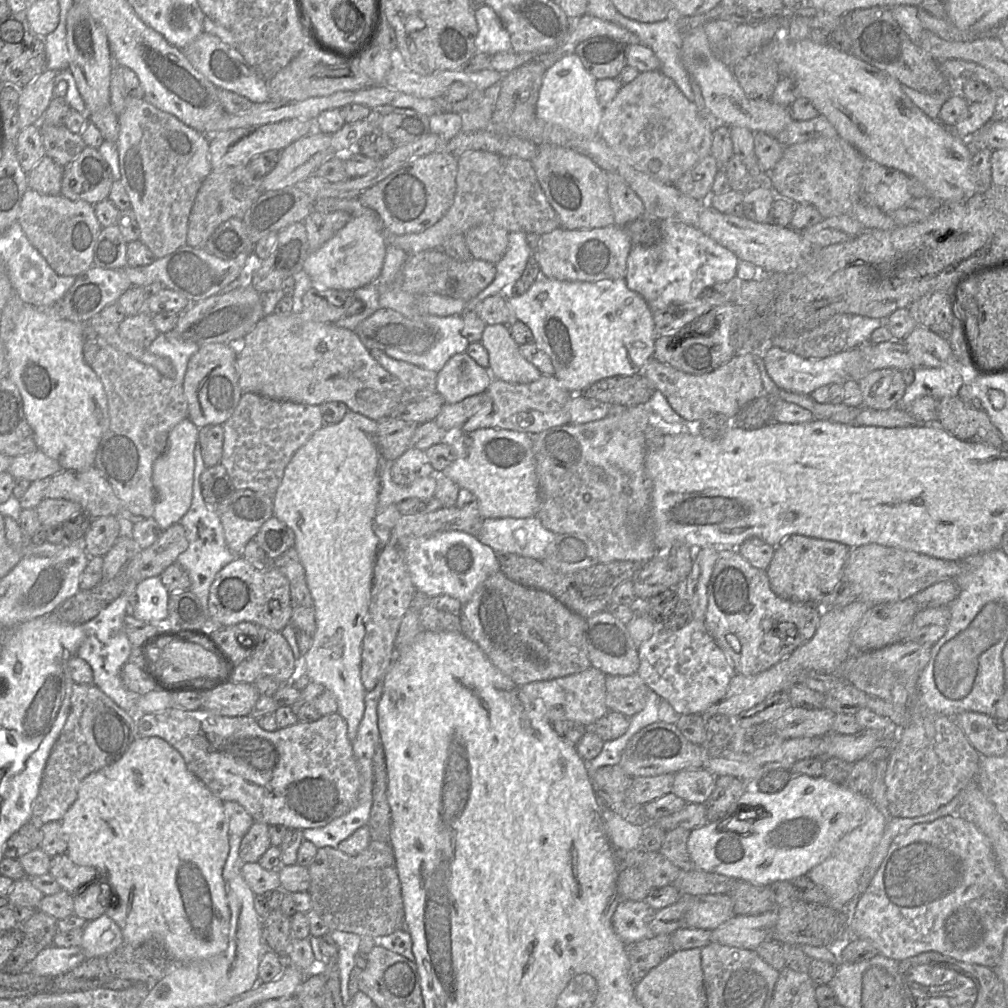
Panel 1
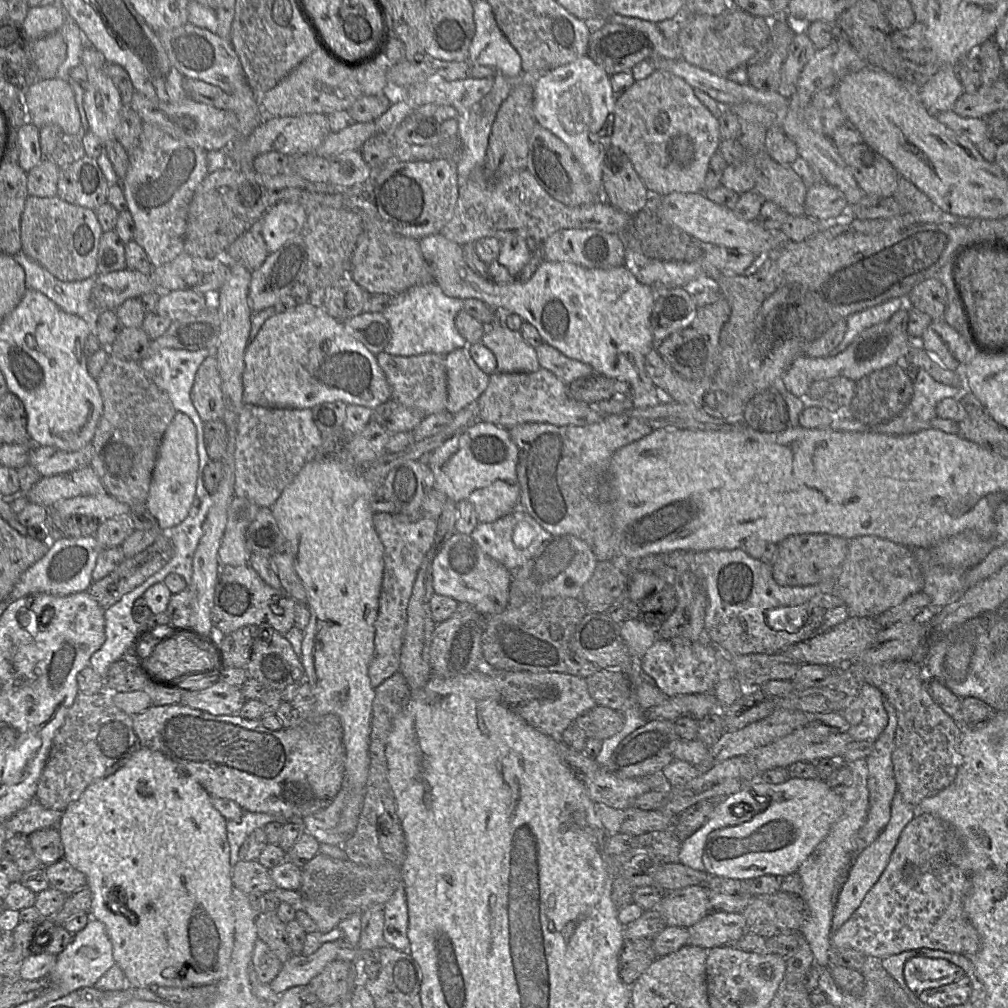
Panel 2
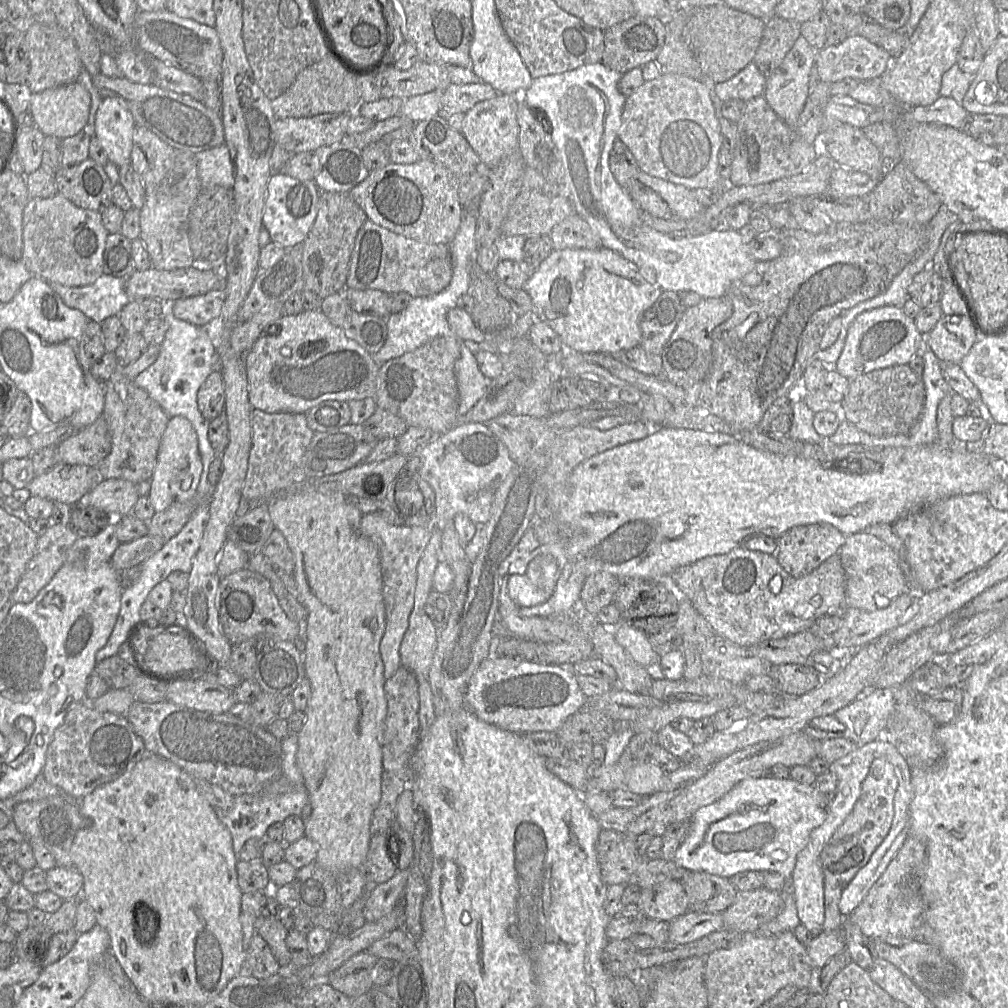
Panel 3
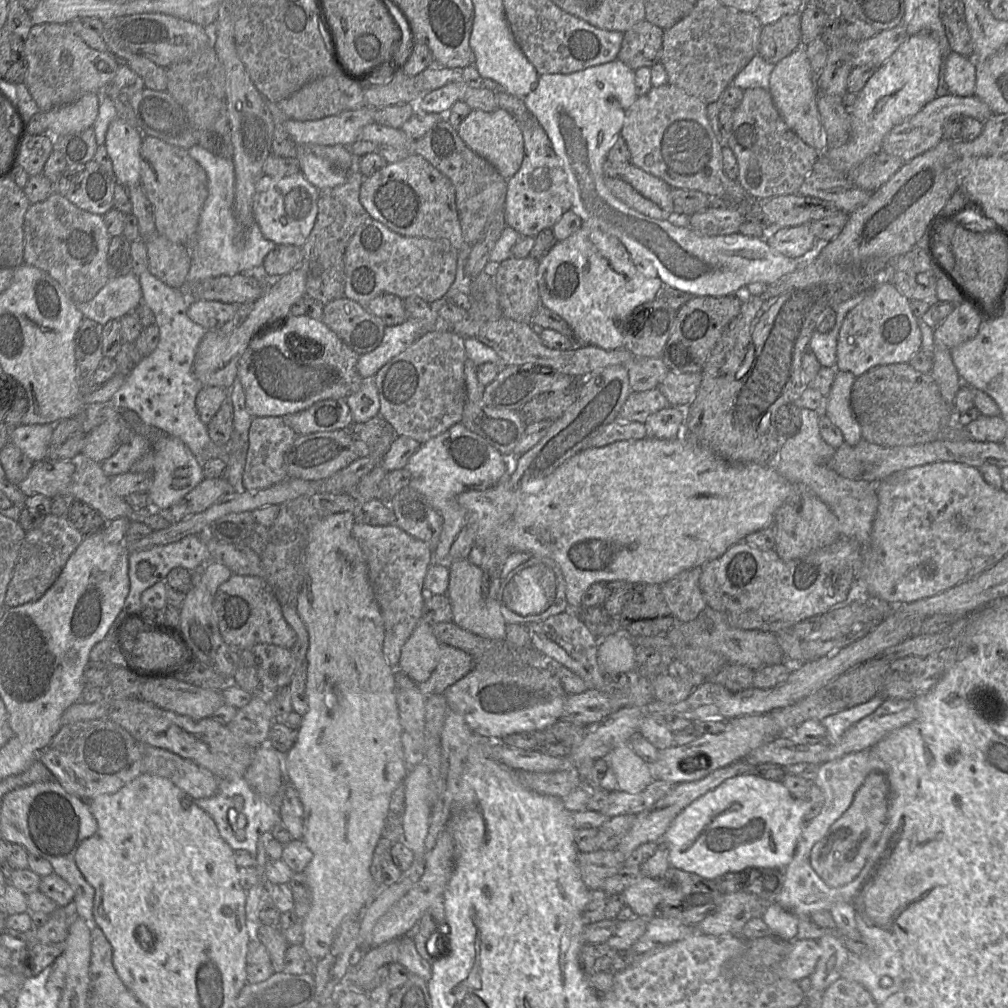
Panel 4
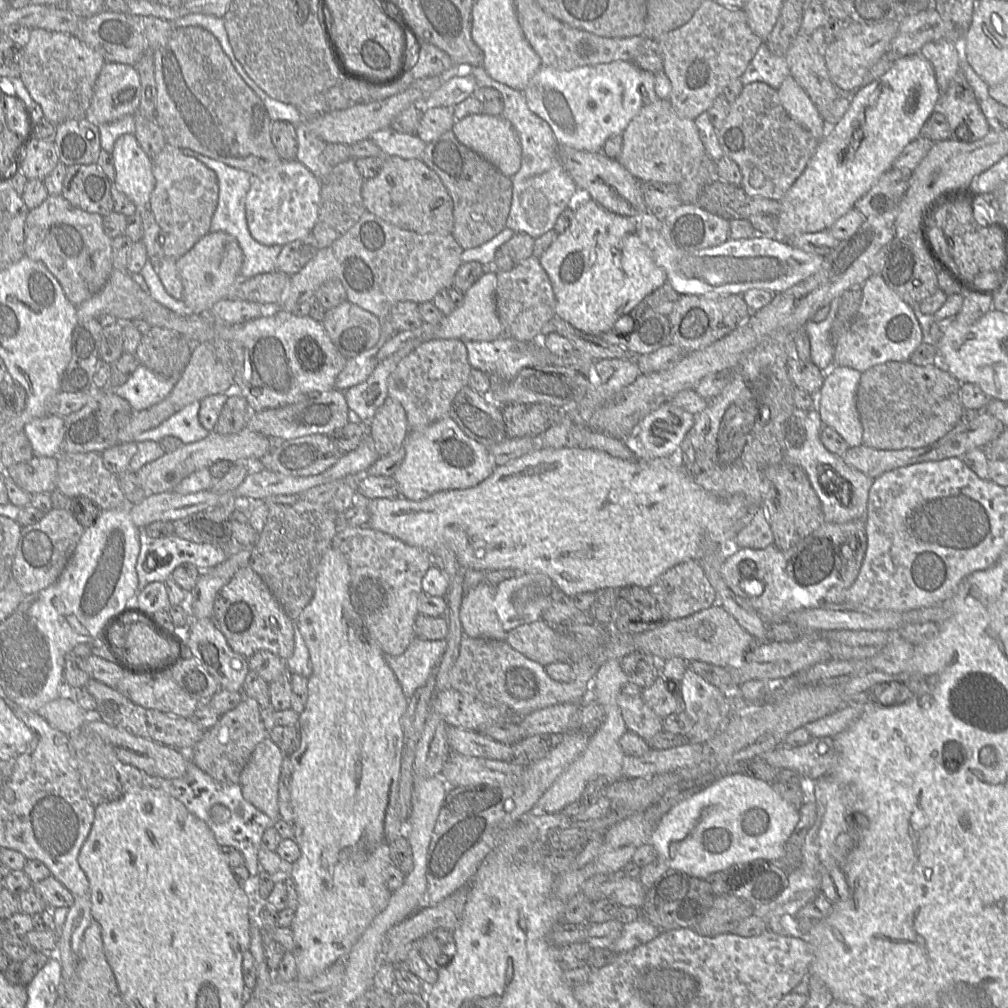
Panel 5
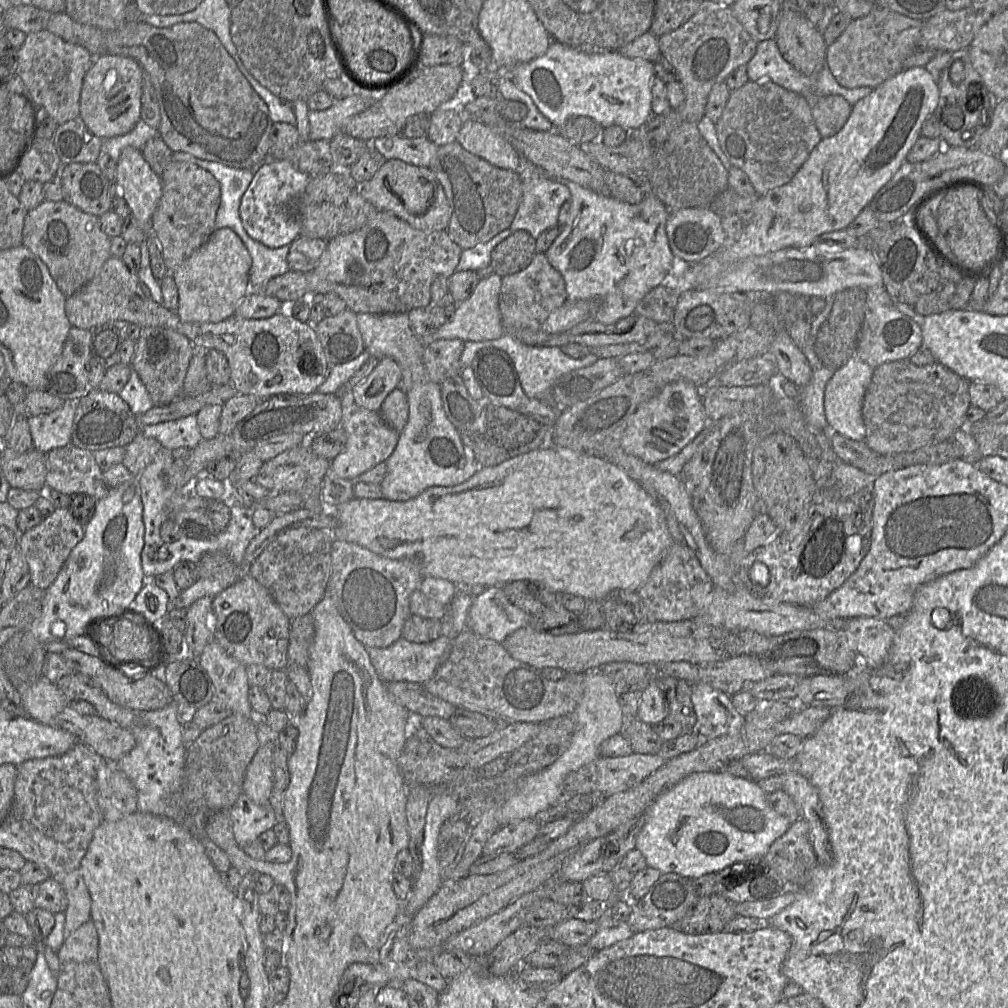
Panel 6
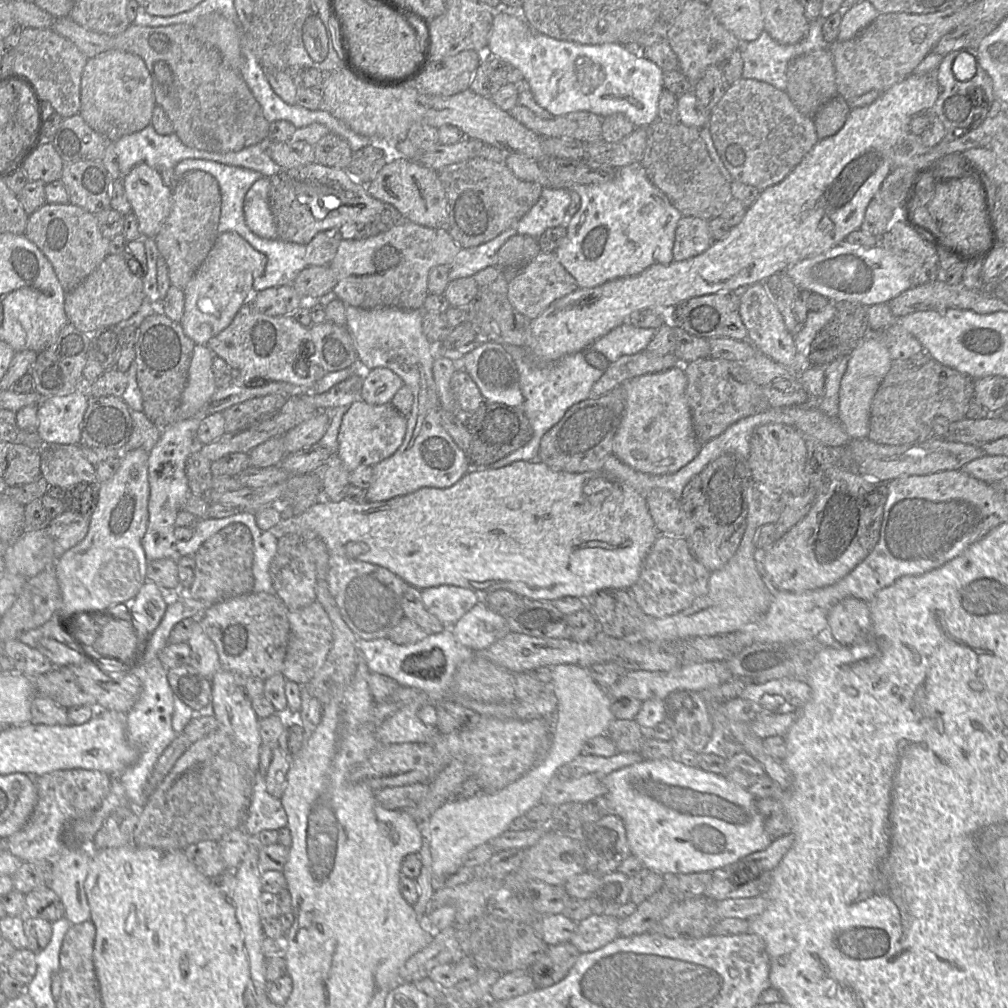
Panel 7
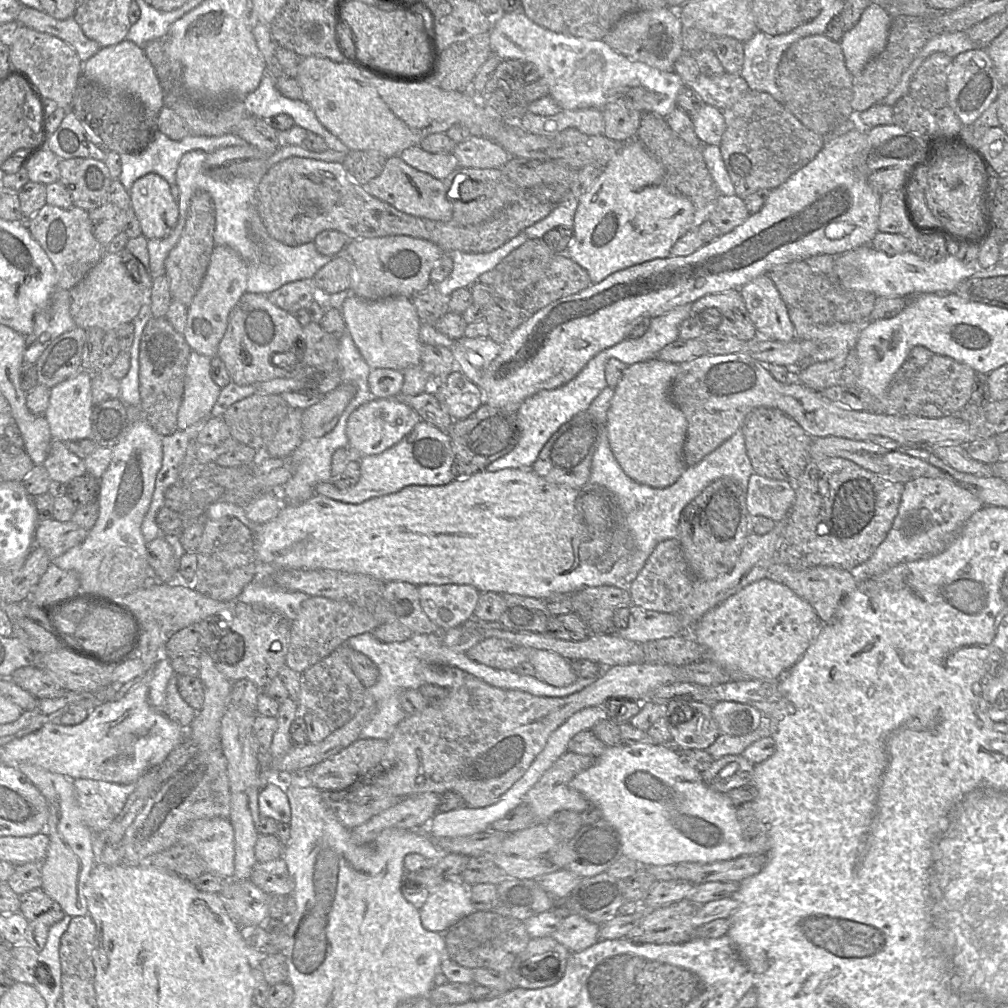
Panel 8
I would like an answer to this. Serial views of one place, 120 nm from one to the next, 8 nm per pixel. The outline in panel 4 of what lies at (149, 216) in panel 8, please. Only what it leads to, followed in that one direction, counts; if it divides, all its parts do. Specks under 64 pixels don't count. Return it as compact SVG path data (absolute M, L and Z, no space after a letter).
M120 117L108 126L105 147L112 161L116 183L125 187L140 185L140 146L142 132Z

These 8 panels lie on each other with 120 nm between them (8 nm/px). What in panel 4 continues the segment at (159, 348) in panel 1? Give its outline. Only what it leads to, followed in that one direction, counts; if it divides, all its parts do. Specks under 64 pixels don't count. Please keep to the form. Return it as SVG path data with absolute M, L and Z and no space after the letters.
M145 271L138 278L139 278L139 282L140 282L140 285L142 288L143 301L144 301L144 303L146 303L150 307L150 309L153 311L153 313L155 315L155 318L156 318L155 323L157 324L157 326L159 327L159 330L160 330L160 341L159 341L156 349L151 354L143 357L141 362L129 373L129 375L126 377L125 382L121 386L121 388L117 392L115 392L115 394L113 395L113 397L111 399L112 404L120 411L131 409L139 415L139 417L143 420L144 423L163 430L169 436L174 436L174 437L180 438L190 448L190 450L196 456L196 459L199 462L199 464L203 467L204 462L201 460L201 452L208 446L211 439L210 439L210 436L208 433L208 425L204 424L201 421L199 414L197 412L197 408L196 408L197 394L201 391L201 389L203 389L204 386L194 376L193 364L194 364L194 359L195 359L195 355L196 355L198 346L199 346L201 340L203 339L203 337L206 335L206 333L209 330L206 330L203 326L192 321L187 314L188 308L192 302L194 302L195 300L203 300L203 299L195 299L193 297L188 298L188 295L185 292L183 292L180 289L172 288L172 287L166 285L161 280L159 280L157 277L152 275L149 271Z

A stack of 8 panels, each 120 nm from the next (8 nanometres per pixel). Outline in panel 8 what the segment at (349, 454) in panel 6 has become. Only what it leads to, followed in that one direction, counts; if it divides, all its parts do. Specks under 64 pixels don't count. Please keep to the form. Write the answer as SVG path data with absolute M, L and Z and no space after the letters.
M395 397L373 399L359 406L348 418L349 448L357 457L380 454L399 443L420 421L422 418L413 408Z

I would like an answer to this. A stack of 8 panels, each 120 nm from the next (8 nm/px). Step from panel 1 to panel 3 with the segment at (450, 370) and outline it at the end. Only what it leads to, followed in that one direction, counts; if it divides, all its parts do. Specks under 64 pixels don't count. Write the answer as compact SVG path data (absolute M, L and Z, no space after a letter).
M461 344L460 356L455 362L455 375L459 392L458 414L472 409L484 394L489 379L480 371L475 354Z

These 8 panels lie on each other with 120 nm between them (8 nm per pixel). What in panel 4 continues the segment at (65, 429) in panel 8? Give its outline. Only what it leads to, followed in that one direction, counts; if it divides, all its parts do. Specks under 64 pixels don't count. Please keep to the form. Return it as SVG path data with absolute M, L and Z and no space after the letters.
M32 424L13 428L9 441L34 463L47 457L47 449L56 424Z

